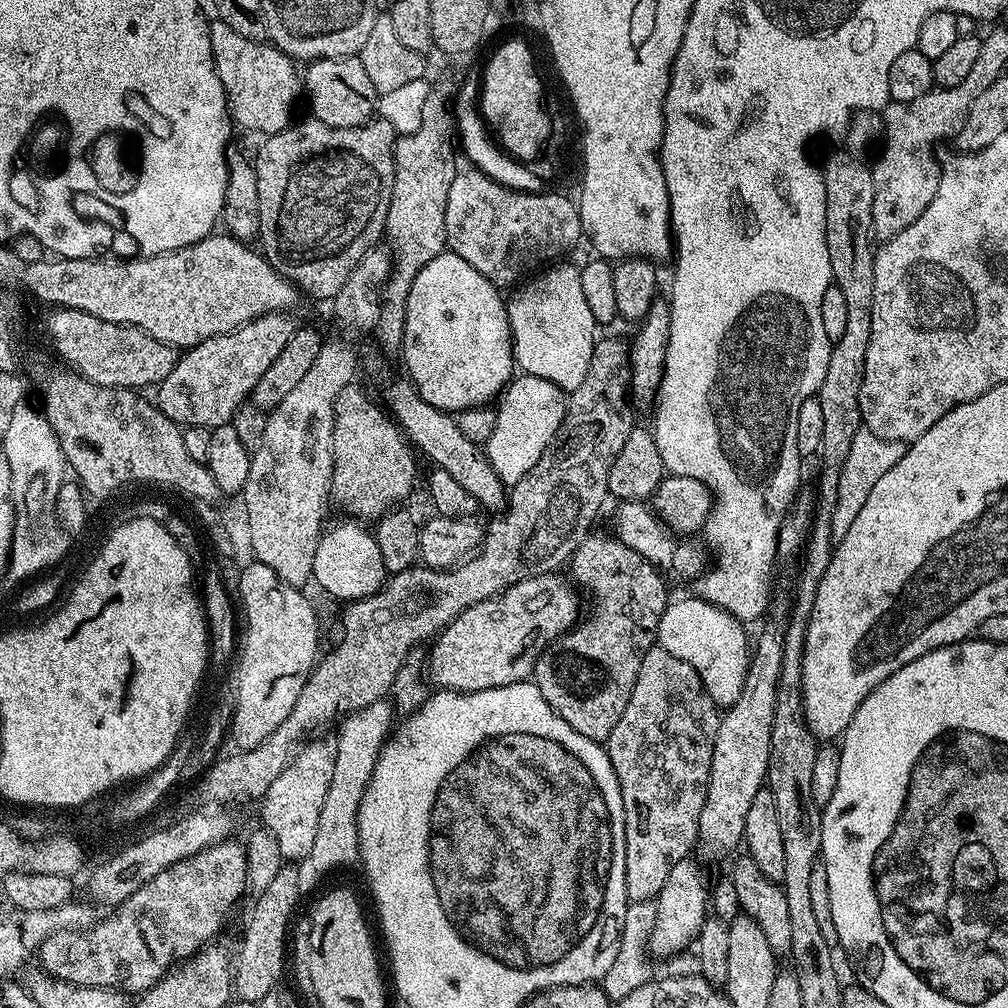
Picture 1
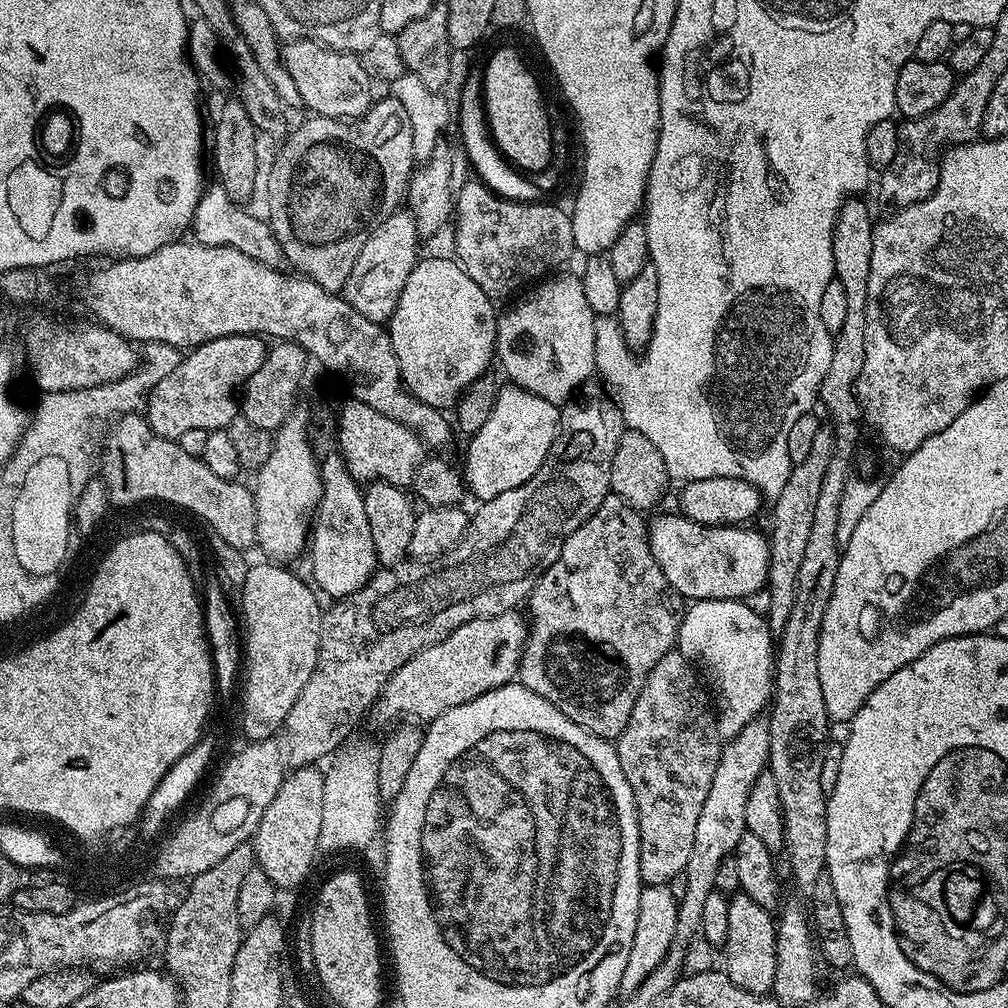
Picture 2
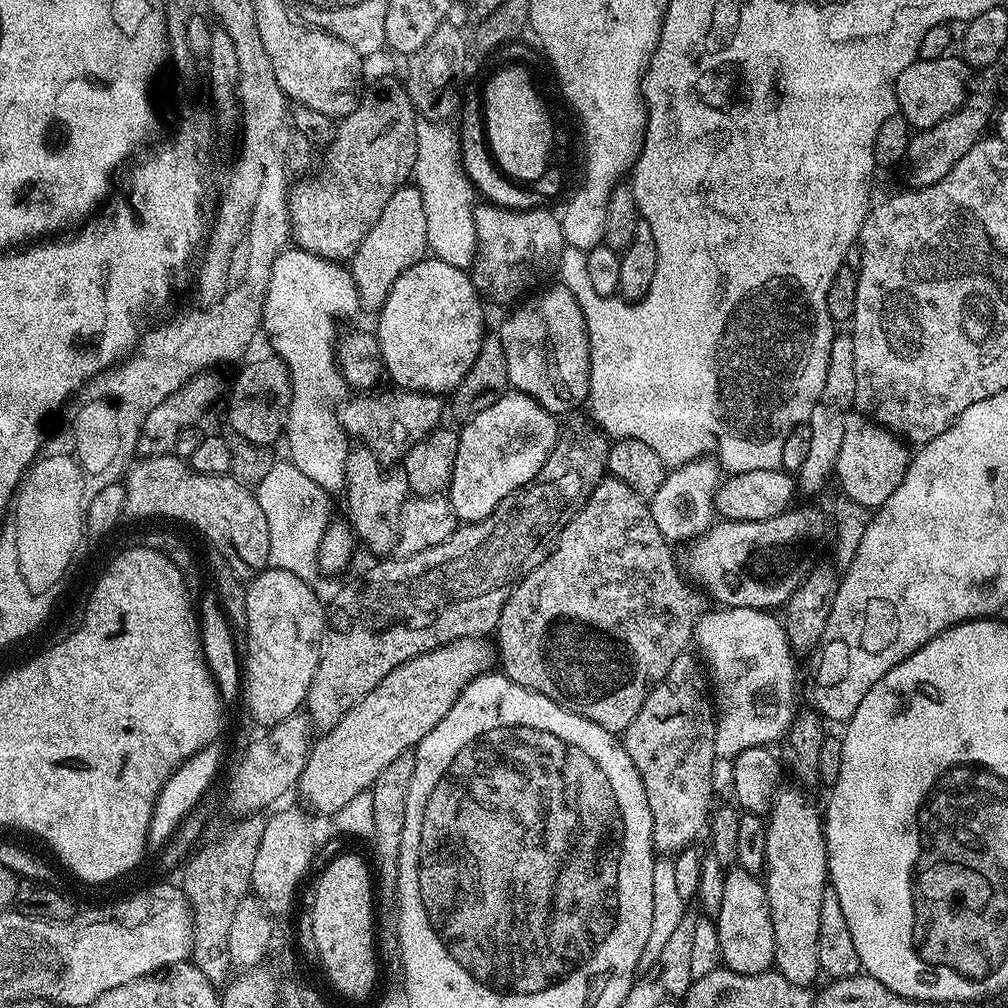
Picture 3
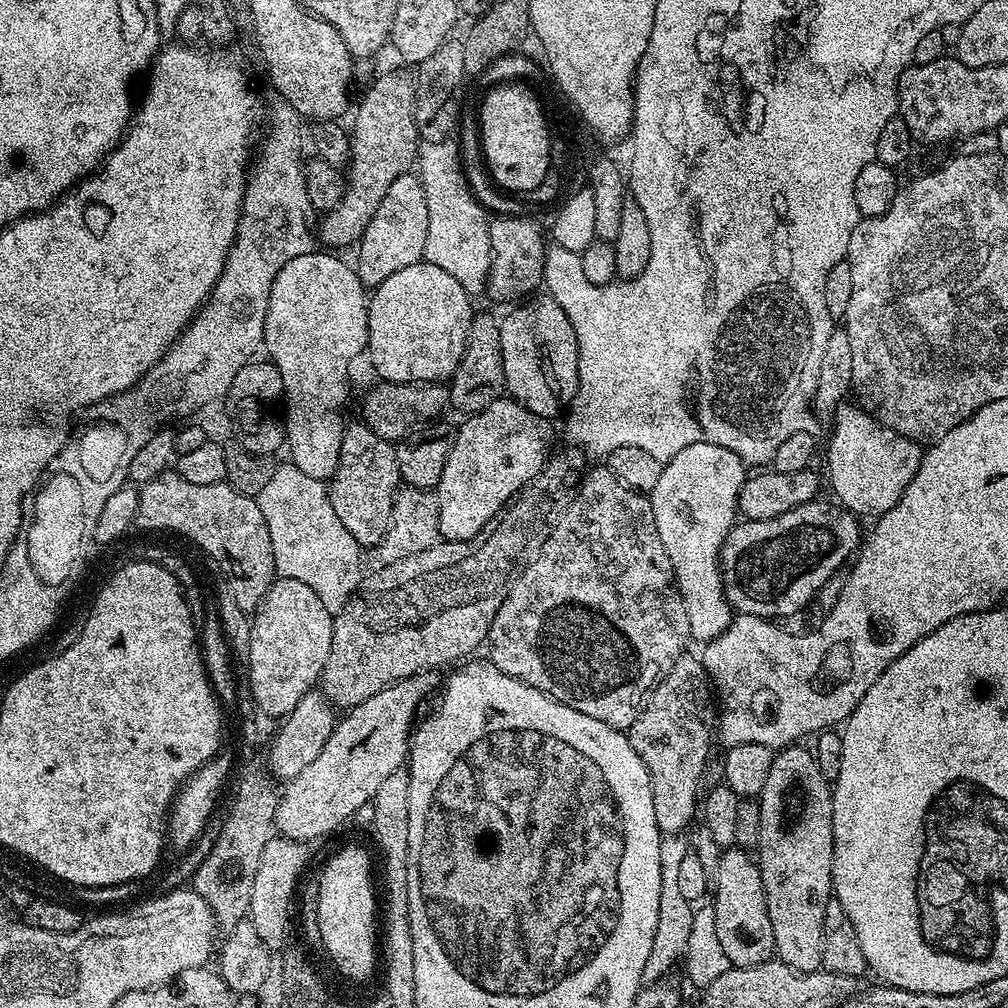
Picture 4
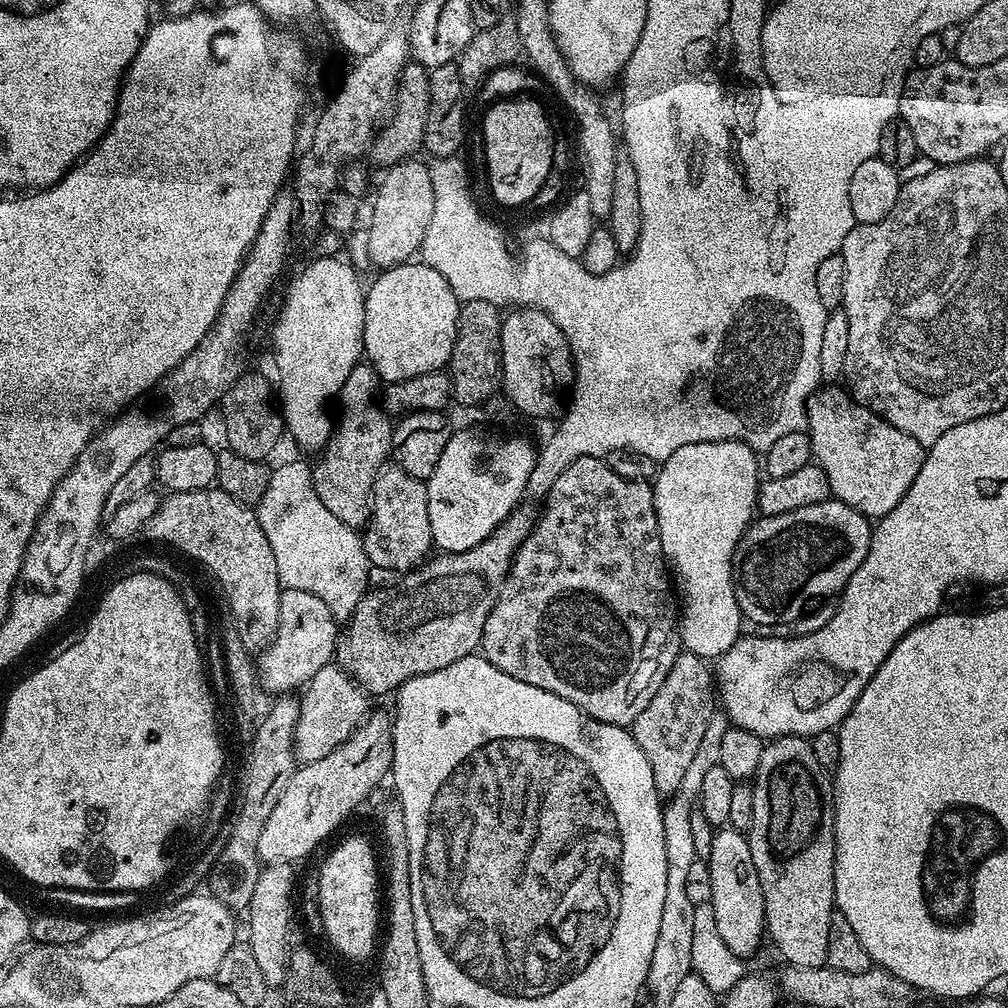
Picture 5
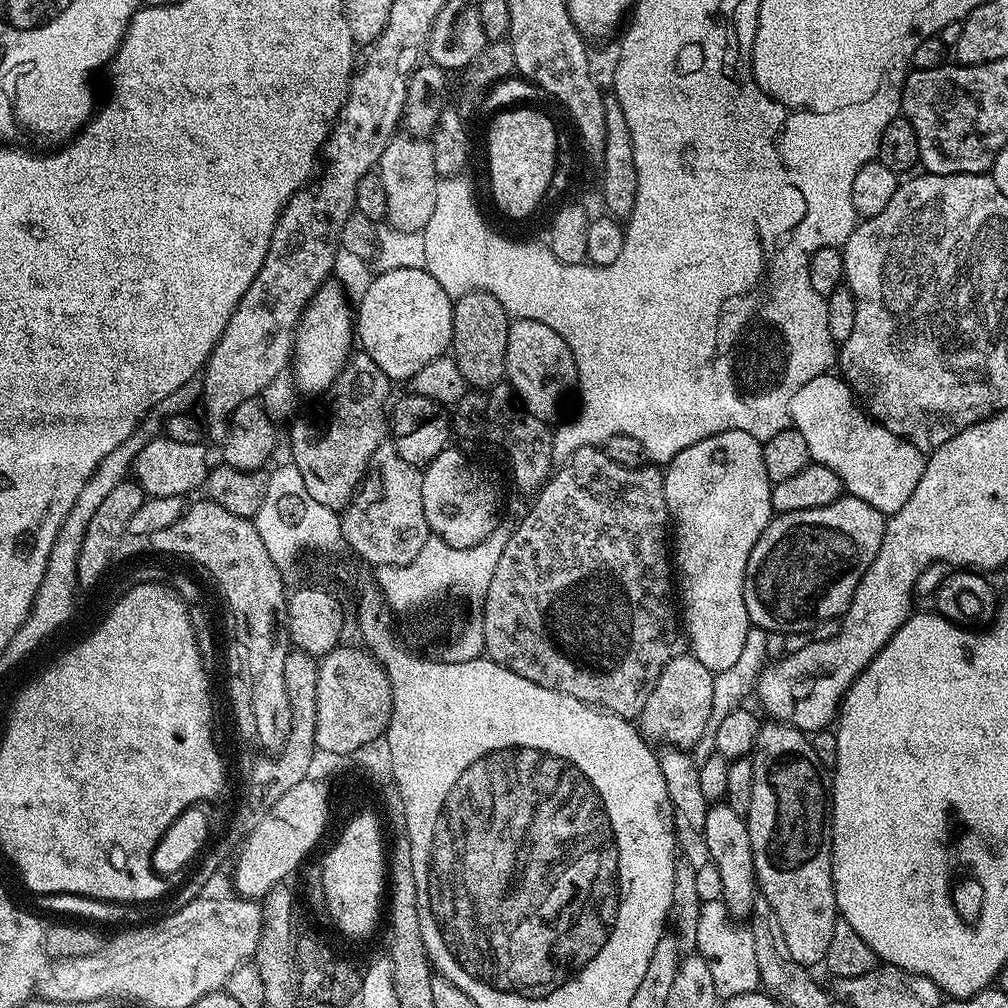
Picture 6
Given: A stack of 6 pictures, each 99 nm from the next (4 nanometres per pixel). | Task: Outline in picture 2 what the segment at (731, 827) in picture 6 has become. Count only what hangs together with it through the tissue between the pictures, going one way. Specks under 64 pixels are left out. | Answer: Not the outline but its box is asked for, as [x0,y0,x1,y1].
[722,894,778,996]

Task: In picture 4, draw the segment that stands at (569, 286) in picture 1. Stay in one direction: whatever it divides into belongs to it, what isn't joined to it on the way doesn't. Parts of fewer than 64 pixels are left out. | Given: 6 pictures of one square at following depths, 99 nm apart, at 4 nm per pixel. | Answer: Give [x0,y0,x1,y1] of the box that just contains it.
[500,295,580,418]

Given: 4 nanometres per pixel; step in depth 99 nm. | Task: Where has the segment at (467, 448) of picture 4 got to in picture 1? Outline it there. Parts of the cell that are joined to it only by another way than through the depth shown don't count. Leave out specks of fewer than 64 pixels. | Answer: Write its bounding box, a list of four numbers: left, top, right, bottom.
[484,373,566,485]

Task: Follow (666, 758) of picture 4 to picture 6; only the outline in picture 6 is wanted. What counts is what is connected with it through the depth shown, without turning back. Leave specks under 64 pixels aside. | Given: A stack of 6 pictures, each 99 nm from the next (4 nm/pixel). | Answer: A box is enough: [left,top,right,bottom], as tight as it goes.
[638,655,713,750]

